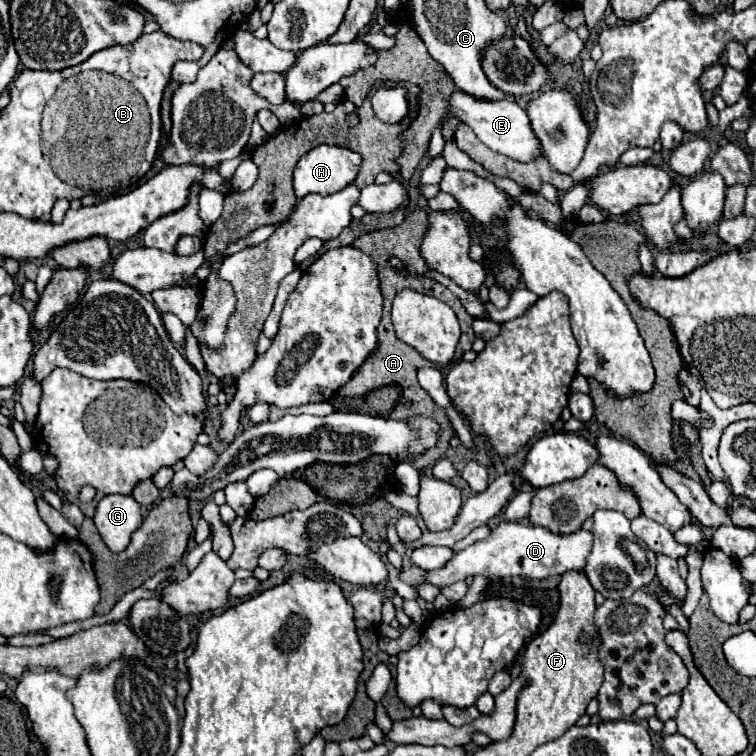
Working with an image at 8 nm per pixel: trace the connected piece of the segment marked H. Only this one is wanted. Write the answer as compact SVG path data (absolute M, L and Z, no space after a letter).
M323 144L323 146L309 150L307 154L301 156L301 160L297 162L295 172L293 172L293 190L295 190L297 200L301 200L307 194L329 196L329 194L343 190L347 184L351 184L355 180L355 176L359 172L359 164L361 164L361 156L347 148Z

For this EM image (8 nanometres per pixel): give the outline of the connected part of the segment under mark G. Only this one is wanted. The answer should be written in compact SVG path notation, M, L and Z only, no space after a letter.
M111 494L99 500L95 526L103 538L103 542L113 552L123 552L131 540L131 534L141 526L141 506L133 500L133 496Z

